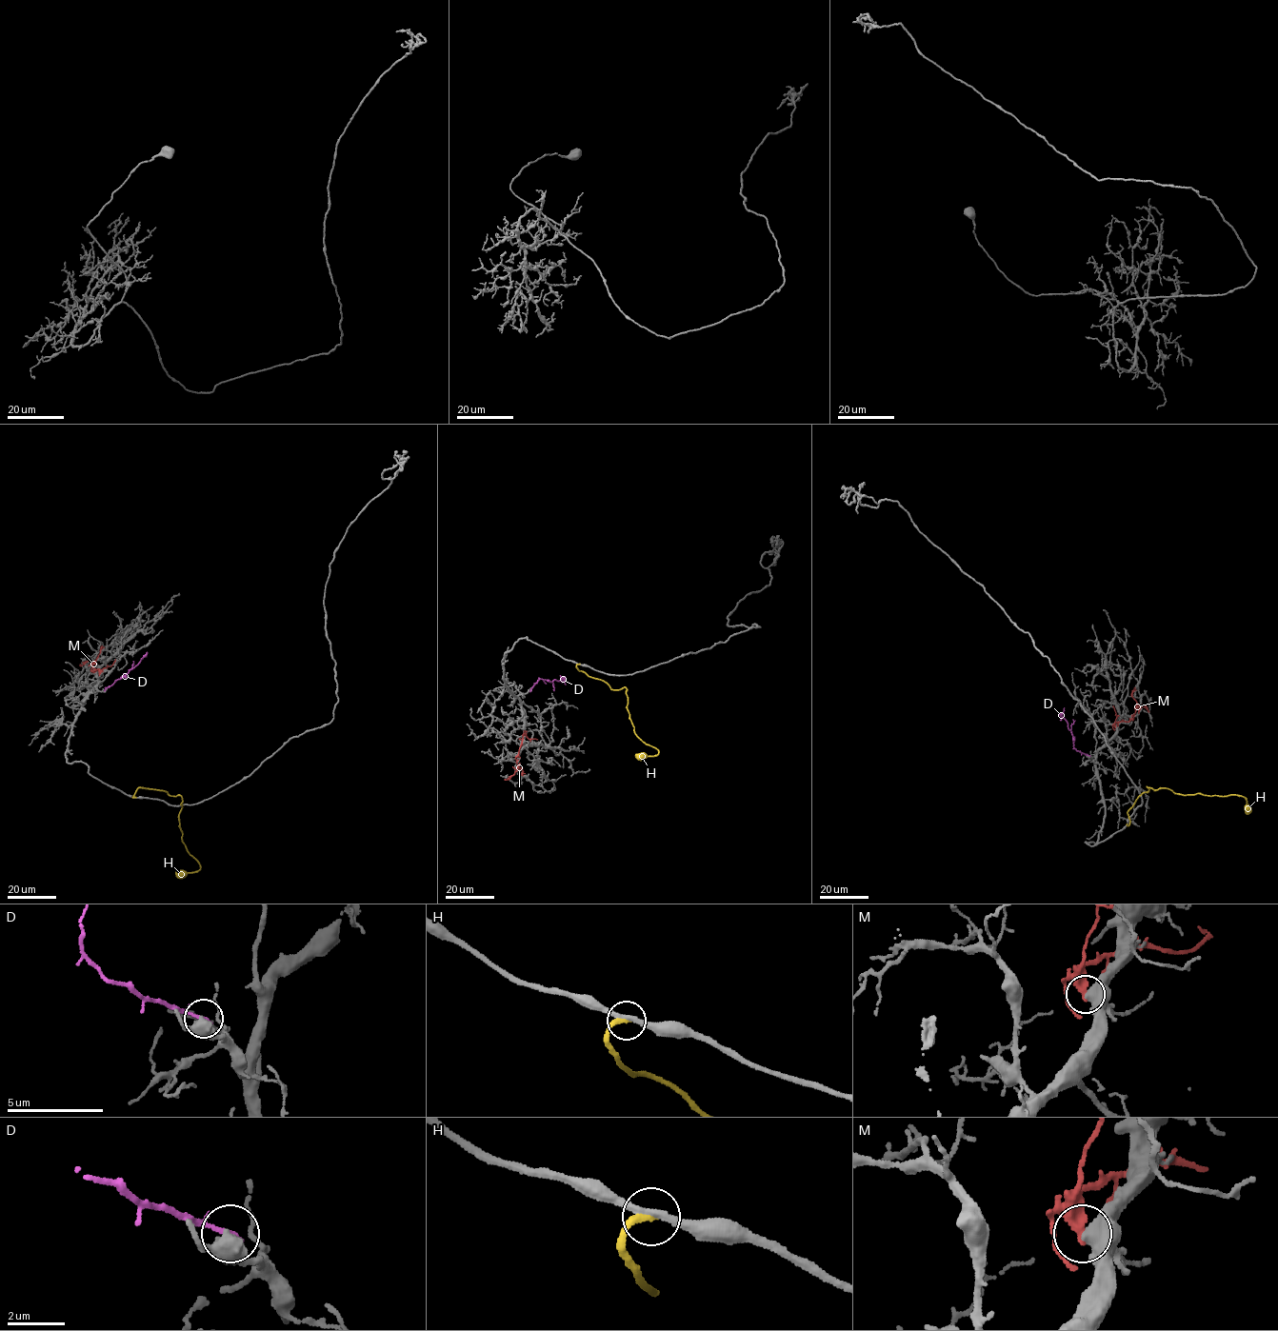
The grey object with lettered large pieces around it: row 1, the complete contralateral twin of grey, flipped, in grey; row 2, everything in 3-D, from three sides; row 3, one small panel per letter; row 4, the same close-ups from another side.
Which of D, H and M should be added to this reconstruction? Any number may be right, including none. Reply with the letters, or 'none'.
none

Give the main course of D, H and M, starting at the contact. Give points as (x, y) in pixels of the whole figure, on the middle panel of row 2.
D: (530, 691), (541, 679), (550, 682), (562, 679), (565, 685)
H: (579, 665), (578, 670), (610, 688), (627, 689), (634, 732), (659, 751), (636, 755)
M: (524, 733), (515, 757), (523, 775)

